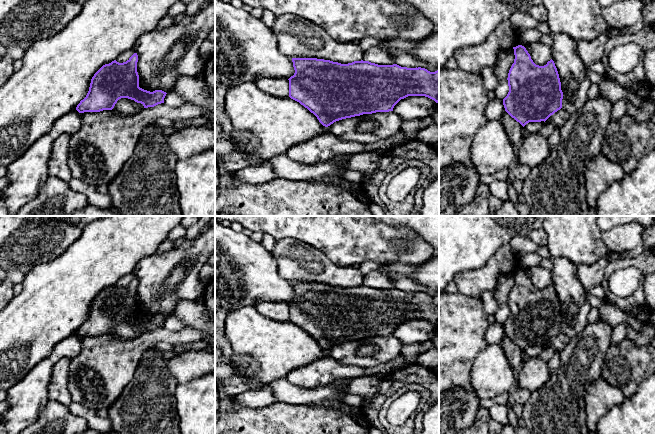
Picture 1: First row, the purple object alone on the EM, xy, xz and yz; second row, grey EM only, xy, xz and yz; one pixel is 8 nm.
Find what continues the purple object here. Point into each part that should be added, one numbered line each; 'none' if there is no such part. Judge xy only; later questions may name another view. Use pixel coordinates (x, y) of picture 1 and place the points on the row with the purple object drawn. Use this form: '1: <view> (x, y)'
1: xy (123, 57)

